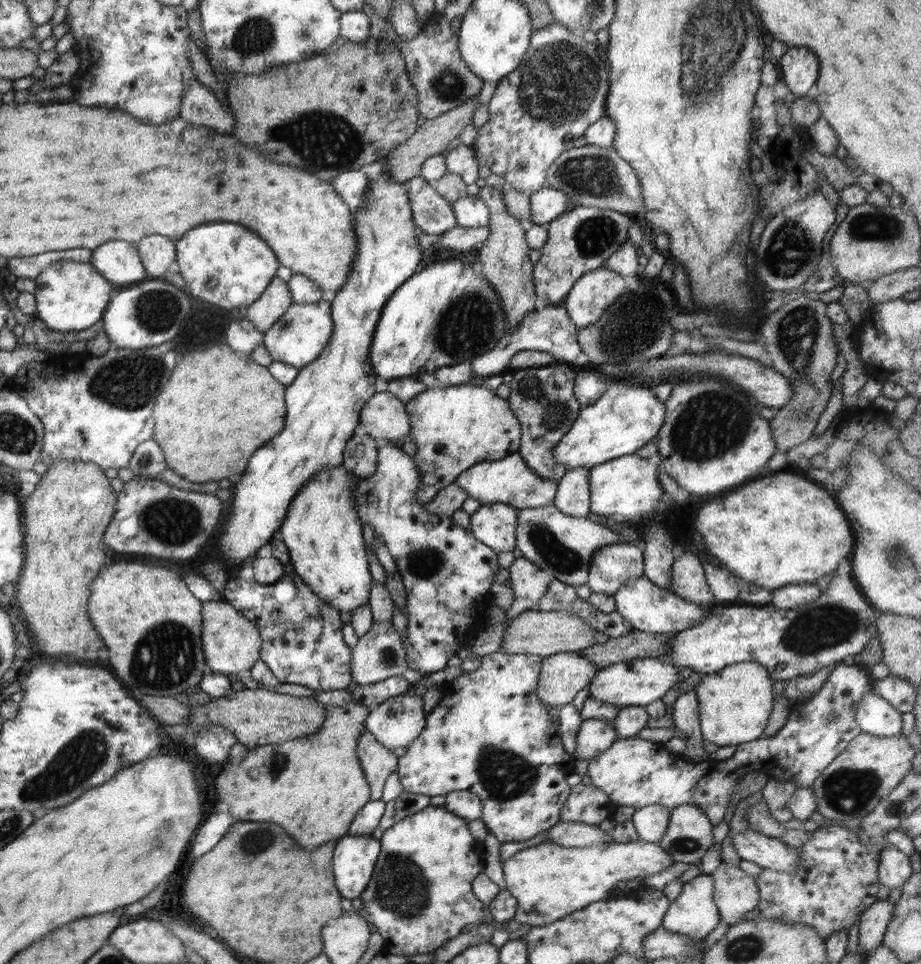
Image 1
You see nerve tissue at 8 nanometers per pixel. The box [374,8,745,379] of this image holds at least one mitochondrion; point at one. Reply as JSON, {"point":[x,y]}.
{"point":[560,81]}

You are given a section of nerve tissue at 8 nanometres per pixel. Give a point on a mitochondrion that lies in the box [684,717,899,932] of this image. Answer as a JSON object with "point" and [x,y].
{"point":[849,791]}

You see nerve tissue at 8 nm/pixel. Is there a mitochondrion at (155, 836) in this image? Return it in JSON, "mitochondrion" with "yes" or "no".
{"mitochondrion":"yes"}

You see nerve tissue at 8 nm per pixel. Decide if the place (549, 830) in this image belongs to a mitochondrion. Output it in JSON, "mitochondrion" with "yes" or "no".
{"mitochondrion":"no"}

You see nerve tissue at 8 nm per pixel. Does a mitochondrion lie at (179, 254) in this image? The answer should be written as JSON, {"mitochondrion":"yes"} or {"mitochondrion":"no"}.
{"mitochondrion":"no"}

